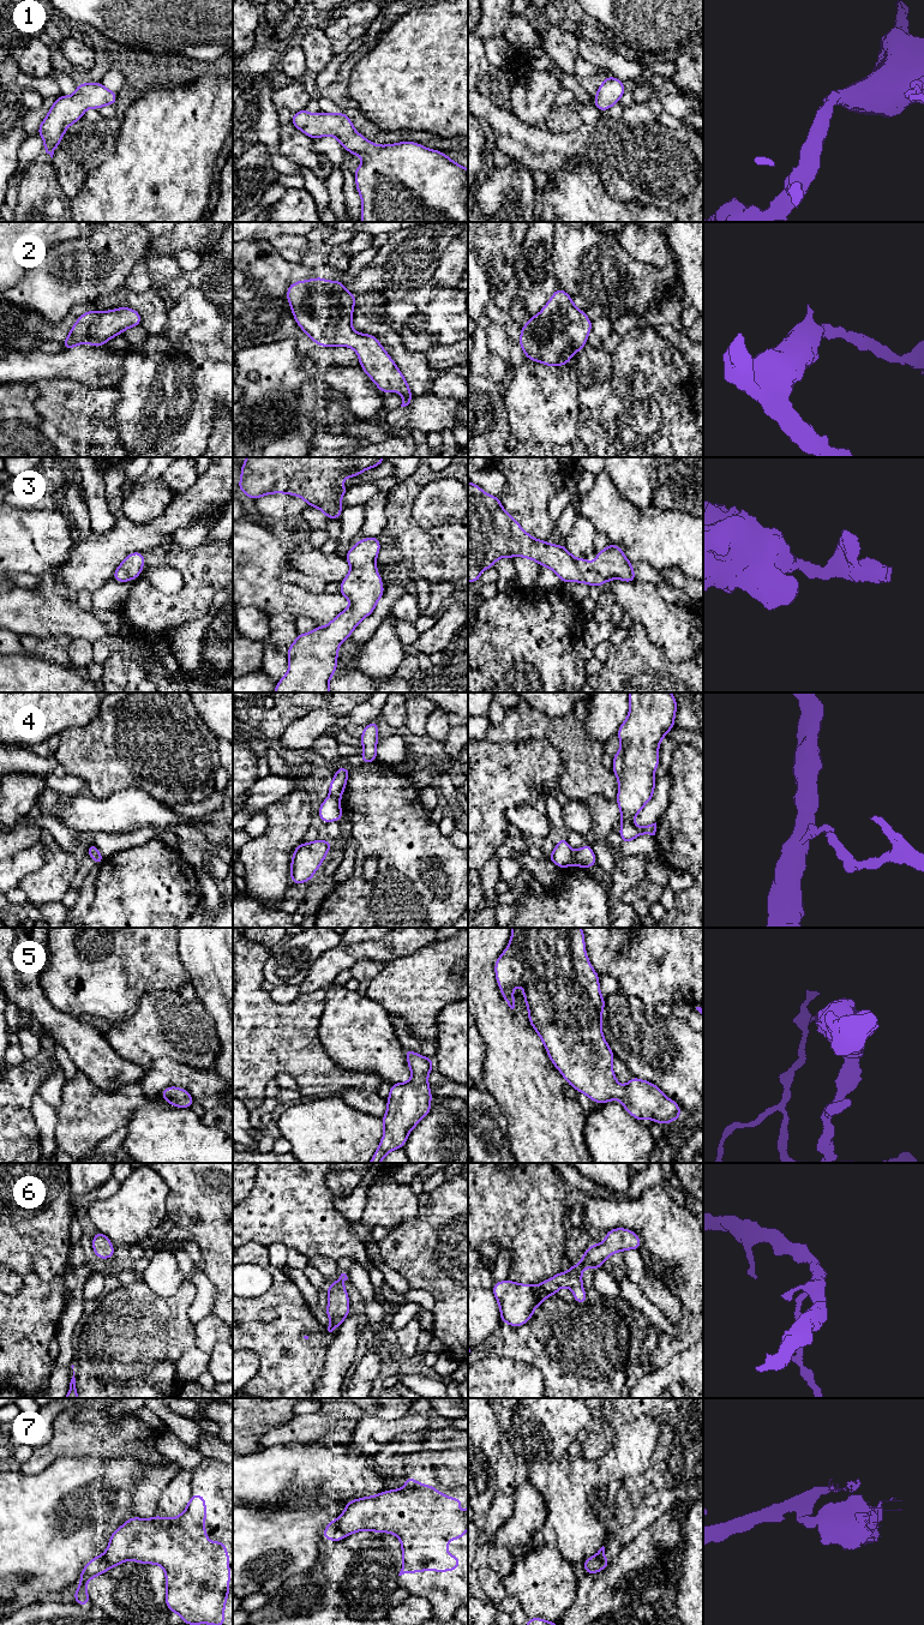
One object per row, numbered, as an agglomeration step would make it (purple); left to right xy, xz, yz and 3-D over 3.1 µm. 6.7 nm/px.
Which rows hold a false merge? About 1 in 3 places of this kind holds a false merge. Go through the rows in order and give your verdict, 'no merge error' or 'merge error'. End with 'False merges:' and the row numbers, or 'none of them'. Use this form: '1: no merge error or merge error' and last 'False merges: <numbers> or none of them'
1: no merge error
2: no merge error
3: no merge error
4: merge error
5: no merge error
6: no merge error
7: merge error
False merges: 4, 7

